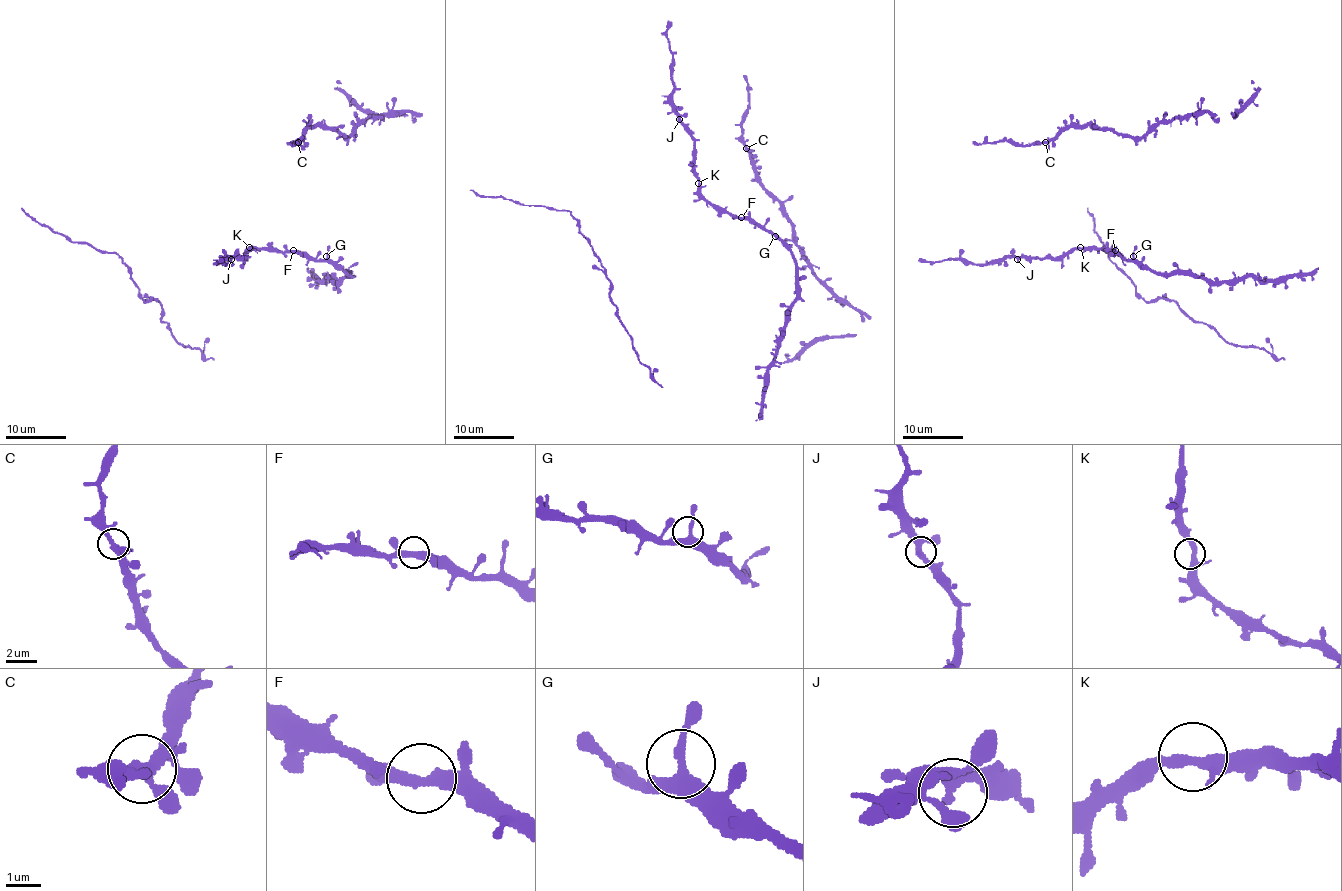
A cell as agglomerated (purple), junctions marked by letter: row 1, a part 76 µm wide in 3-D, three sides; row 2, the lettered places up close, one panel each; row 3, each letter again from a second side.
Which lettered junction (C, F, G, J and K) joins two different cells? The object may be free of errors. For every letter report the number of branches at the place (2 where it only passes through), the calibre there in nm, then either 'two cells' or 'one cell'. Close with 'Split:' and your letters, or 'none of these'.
C: 3 | 280 nm | one cell
F: 3 | 320 nm | one cell
G: 3 | 360 nm | one cell
J: 3 | 280 nm | one cell
K: 3 | 300 nm | one cell
Split: none of these

